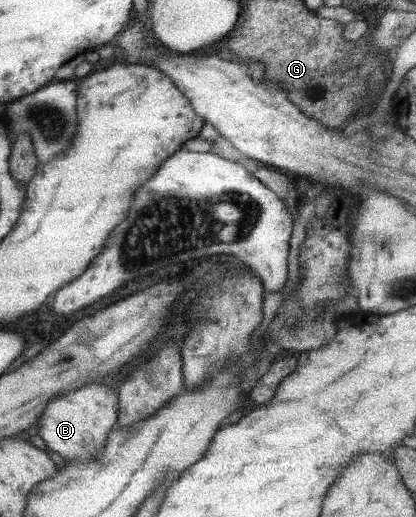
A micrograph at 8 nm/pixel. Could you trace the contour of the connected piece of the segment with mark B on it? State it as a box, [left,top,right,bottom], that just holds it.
[39,385,118,459]

